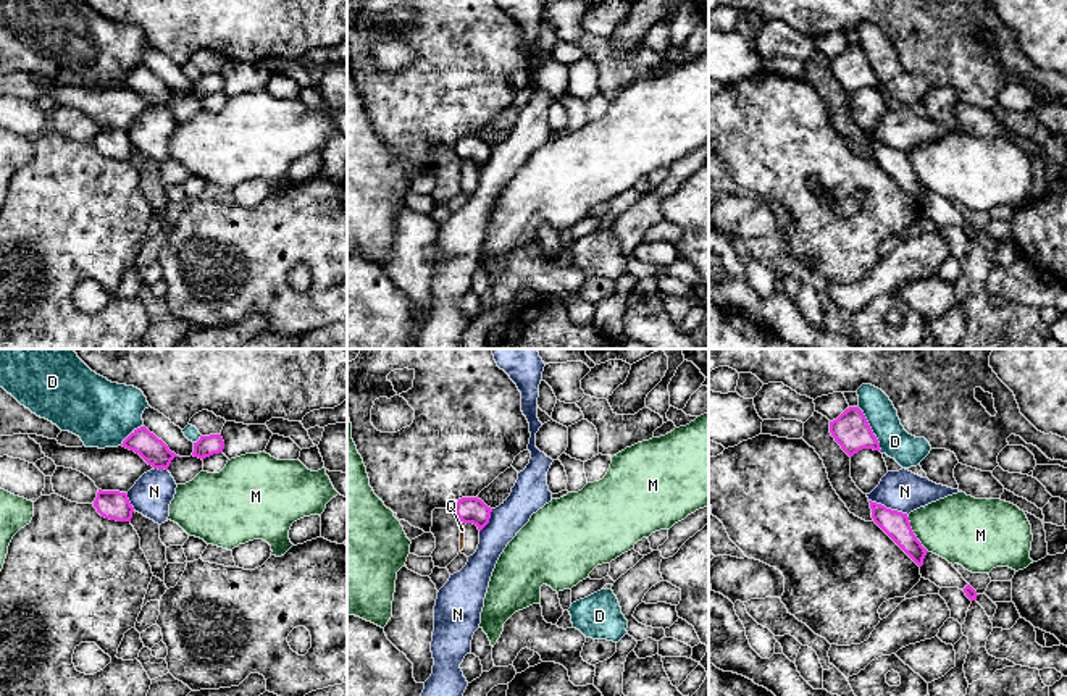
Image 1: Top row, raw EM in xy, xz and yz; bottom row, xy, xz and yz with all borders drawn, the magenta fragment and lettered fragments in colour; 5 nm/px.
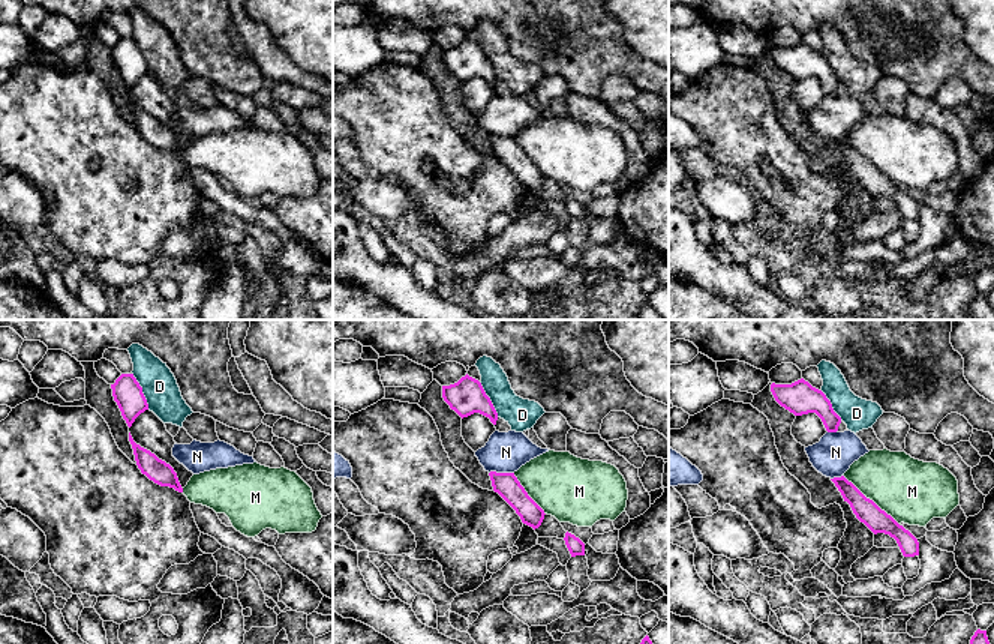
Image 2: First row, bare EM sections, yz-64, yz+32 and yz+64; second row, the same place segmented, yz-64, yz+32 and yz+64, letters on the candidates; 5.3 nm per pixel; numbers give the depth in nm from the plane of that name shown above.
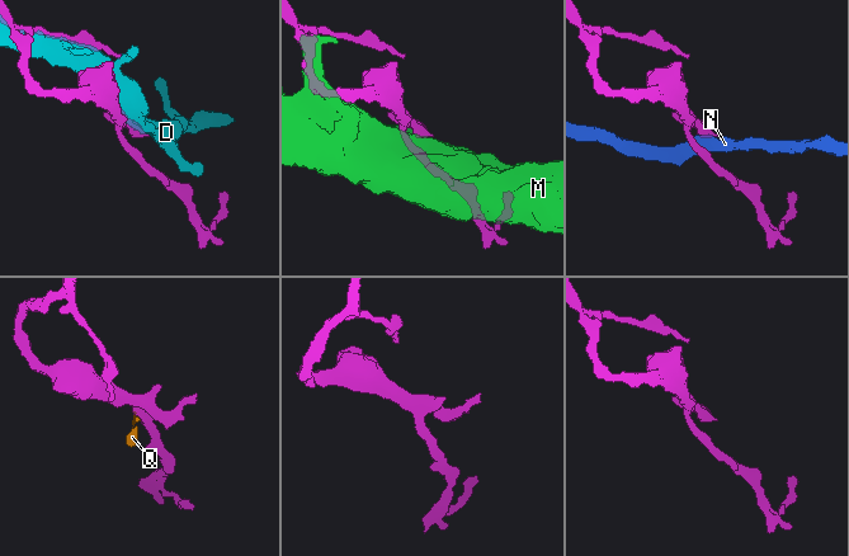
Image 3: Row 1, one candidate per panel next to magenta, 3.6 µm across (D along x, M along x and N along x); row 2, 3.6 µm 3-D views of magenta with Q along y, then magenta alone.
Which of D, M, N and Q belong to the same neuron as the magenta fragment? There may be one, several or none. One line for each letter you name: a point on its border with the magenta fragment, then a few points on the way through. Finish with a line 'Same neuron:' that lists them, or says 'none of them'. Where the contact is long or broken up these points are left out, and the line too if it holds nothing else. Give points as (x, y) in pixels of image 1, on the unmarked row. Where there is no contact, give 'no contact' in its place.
Same neuron: none of them

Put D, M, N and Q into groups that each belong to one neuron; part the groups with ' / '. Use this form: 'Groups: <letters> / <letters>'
Groups: D / M / N / Q

